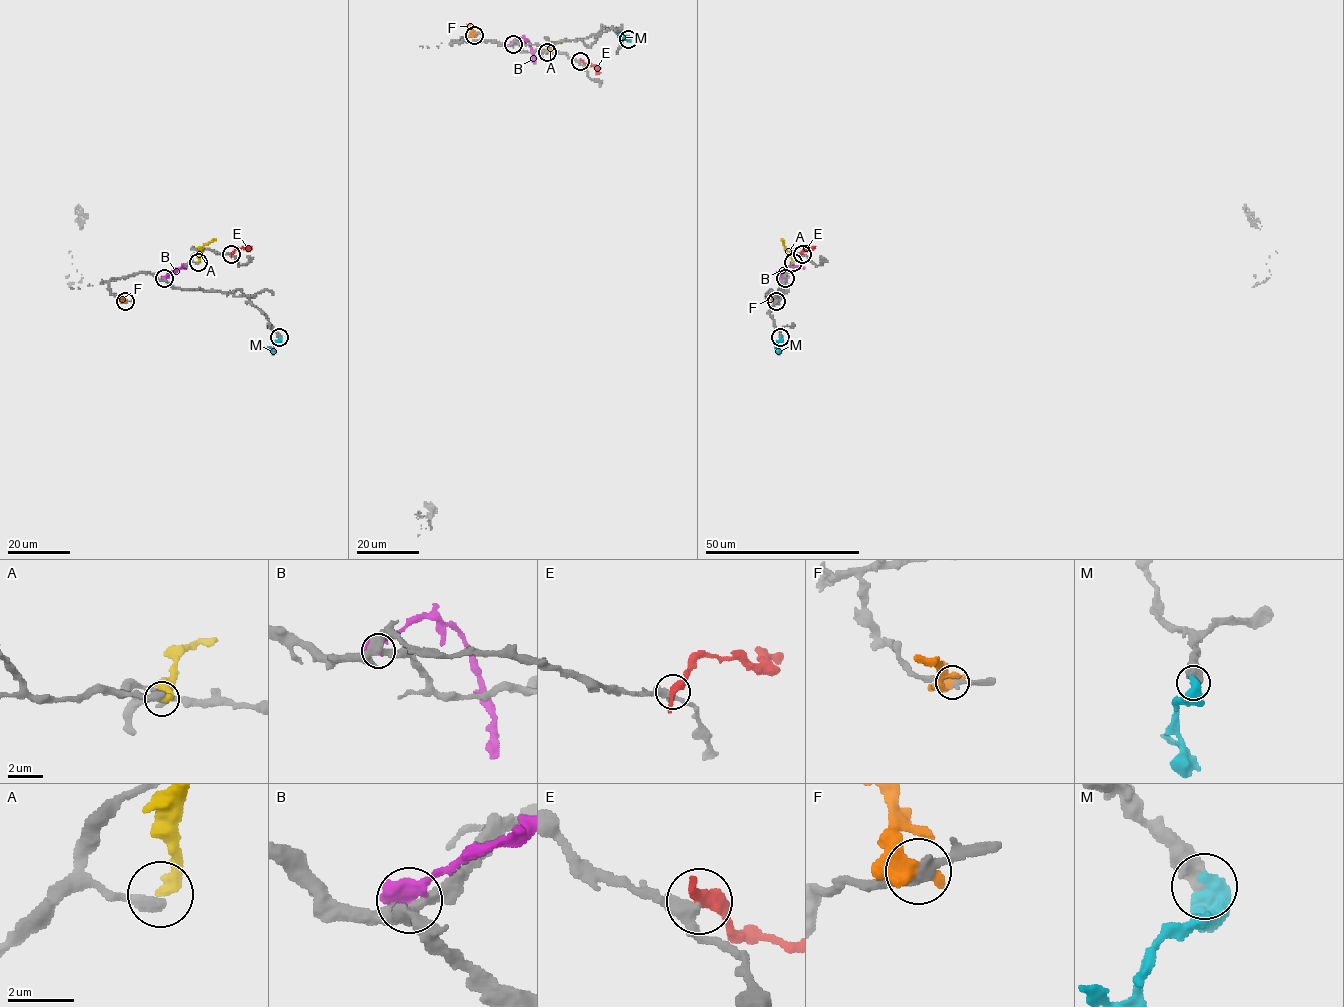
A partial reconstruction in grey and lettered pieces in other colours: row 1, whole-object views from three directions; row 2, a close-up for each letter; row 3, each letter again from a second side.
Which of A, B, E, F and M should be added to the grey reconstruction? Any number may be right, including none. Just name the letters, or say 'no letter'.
M

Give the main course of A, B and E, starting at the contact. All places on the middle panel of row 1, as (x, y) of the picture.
A: (547, 52), (554, 42), (565, 40)
B: (513, 44), (524, 38), (533, 52), (533, 64)
E: (581, 61), (593, 65), (600, 73)

